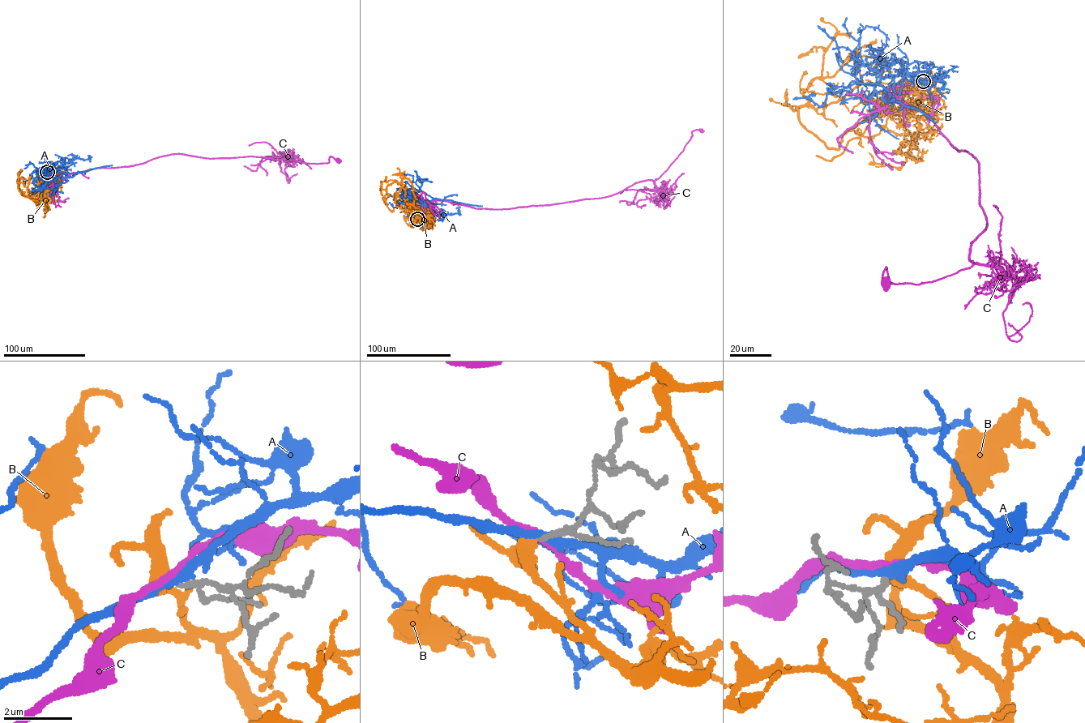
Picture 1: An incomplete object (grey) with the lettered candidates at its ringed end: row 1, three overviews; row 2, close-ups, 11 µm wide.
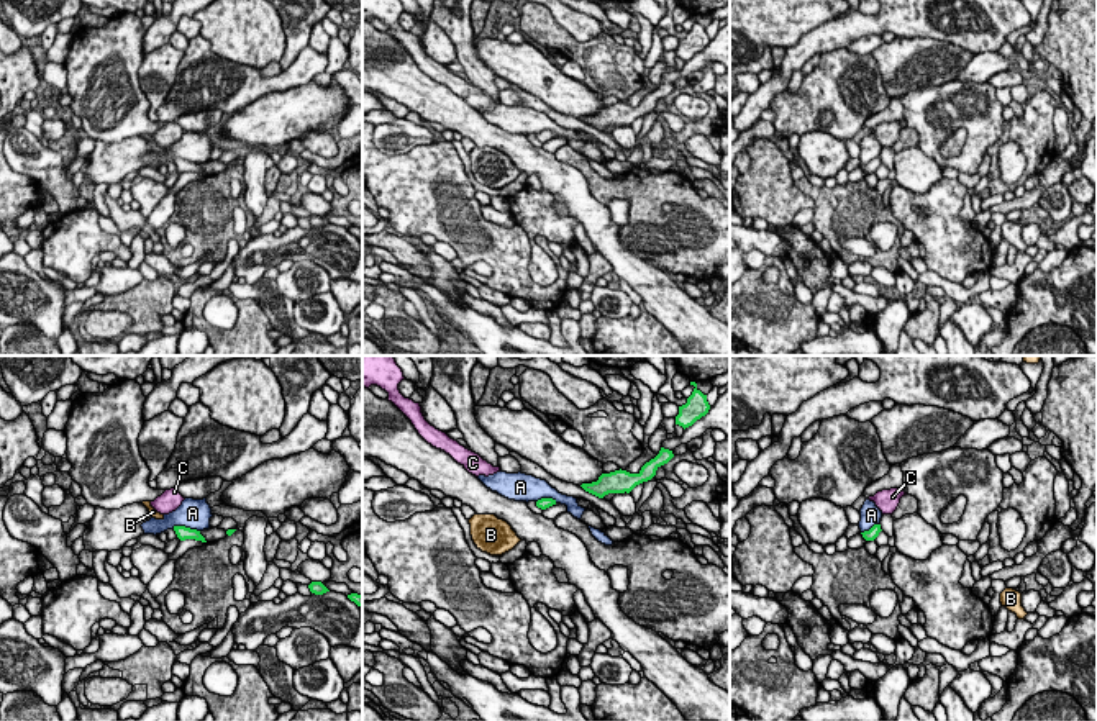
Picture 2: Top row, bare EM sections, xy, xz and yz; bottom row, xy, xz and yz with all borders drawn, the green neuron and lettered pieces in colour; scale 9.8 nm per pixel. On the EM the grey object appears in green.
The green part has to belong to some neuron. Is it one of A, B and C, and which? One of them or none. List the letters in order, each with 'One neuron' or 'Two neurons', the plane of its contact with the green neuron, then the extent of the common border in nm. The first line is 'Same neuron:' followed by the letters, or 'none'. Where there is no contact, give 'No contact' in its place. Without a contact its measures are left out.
Same neuron: B
A: Two neurons. Touches green in xy. Shared border 280 nm
B: One neuron. No contact
C: Two neurons. No contact

